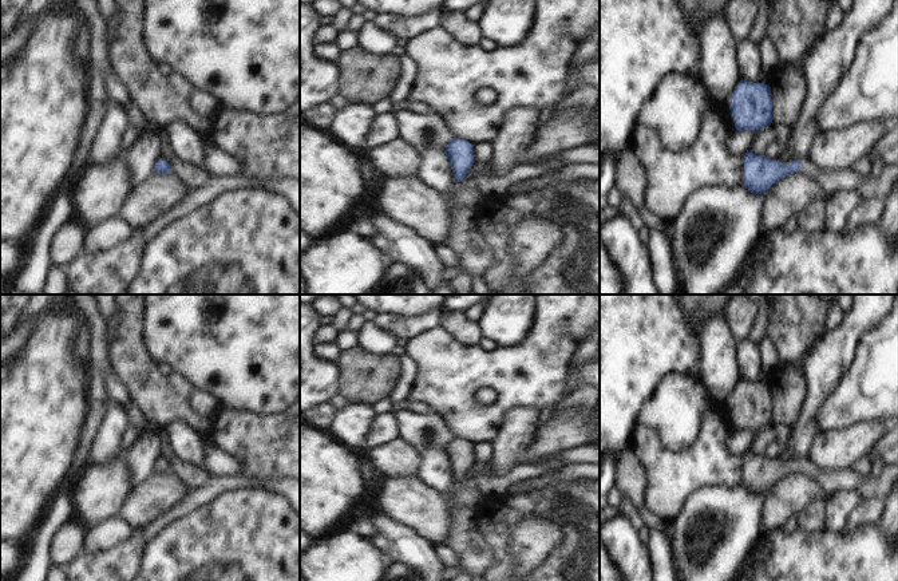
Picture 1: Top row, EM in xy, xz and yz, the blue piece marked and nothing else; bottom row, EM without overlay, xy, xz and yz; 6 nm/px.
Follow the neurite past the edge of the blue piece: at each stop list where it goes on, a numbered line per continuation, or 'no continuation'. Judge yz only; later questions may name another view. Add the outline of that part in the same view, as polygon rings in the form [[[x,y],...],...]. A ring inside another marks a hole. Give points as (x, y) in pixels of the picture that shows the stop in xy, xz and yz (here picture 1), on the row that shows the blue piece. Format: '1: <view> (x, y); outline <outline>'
1: yz (831, 181); outline [[[810,159],[803,163],[800,171],[816,181],[828,198],[839,190],[858,190],[867,181],[854,167],[824,170]]]

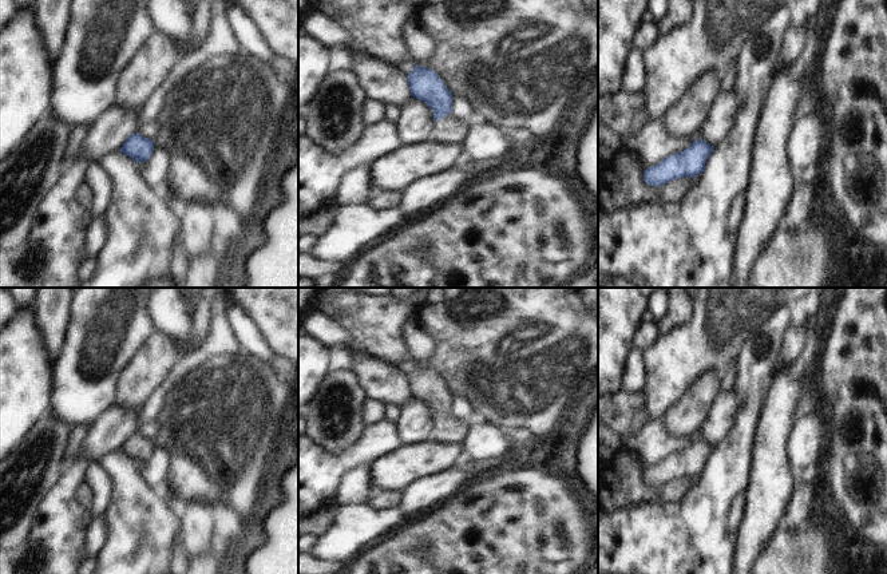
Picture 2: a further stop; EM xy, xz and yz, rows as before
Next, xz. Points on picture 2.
1: xz (448, 130); outline [[[447,114],[441,120],[435,122],[432,142],[443,145],[460,145],[468,132],[468,124]]]

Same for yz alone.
no continuation

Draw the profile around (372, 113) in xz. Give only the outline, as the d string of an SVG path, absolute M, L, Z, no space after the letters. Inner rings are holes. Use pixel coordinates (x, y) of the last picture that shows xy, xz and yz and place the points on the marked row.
M367 99L364 103L363 120L367 126L383 120L383 108L381 102L373 99Z

